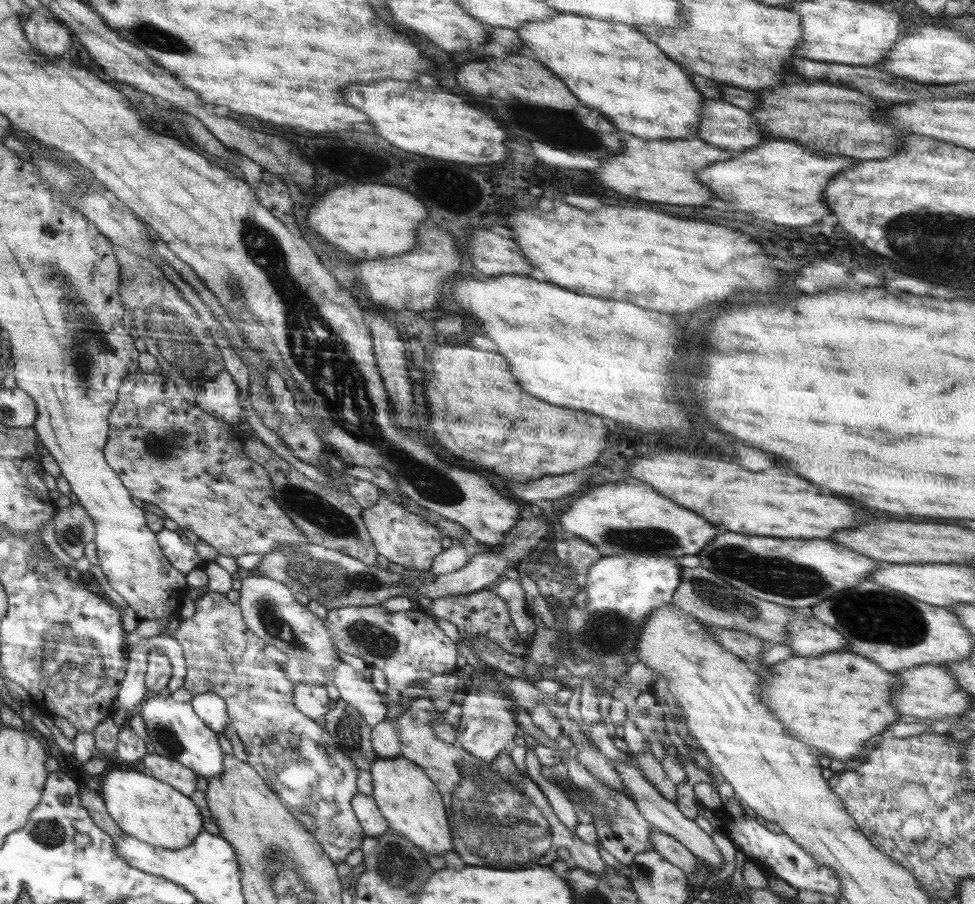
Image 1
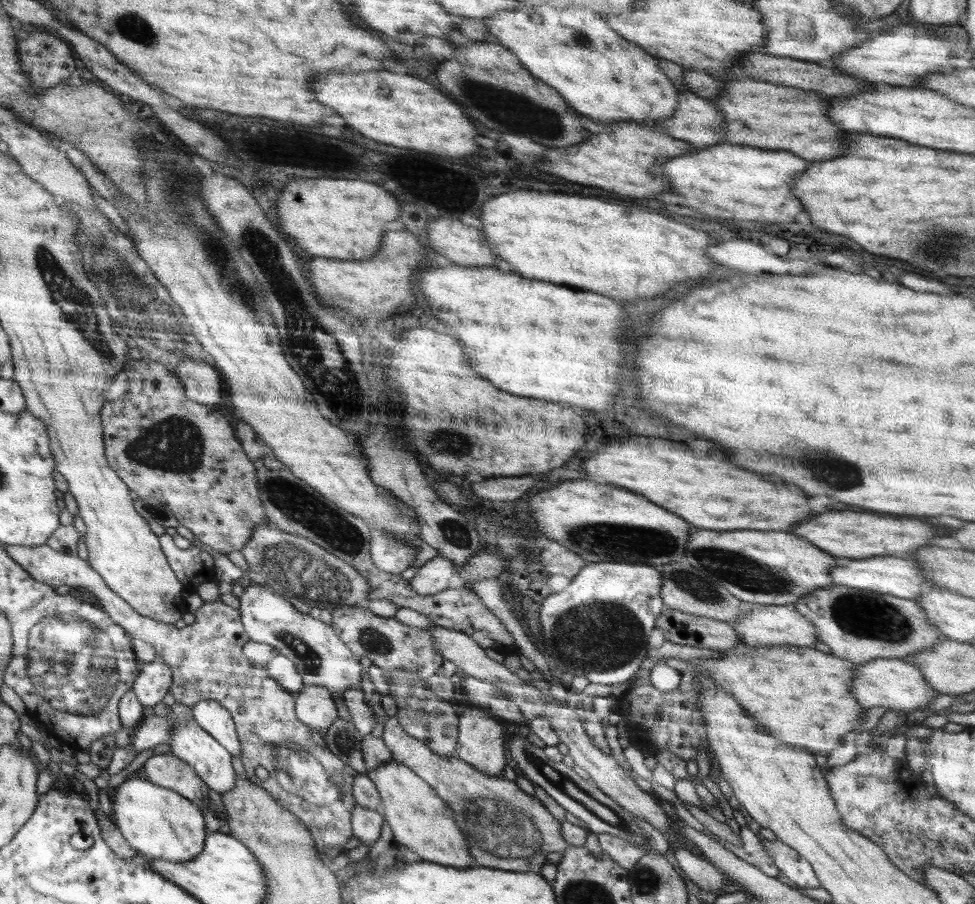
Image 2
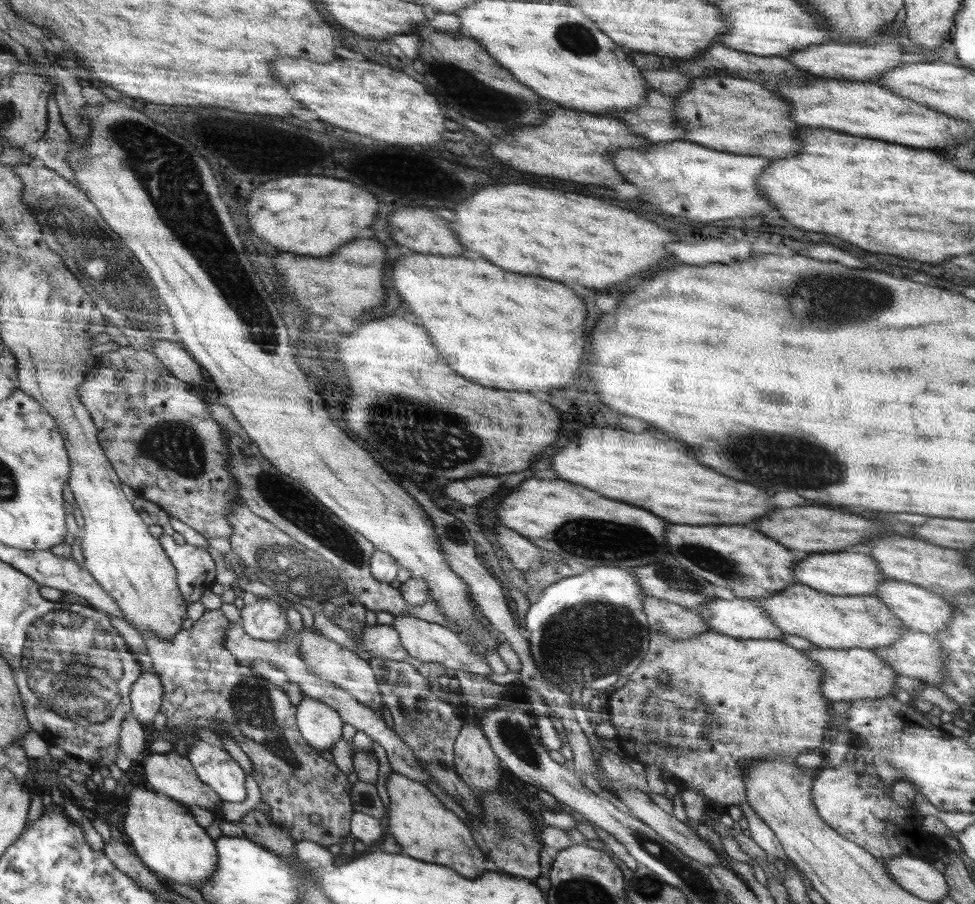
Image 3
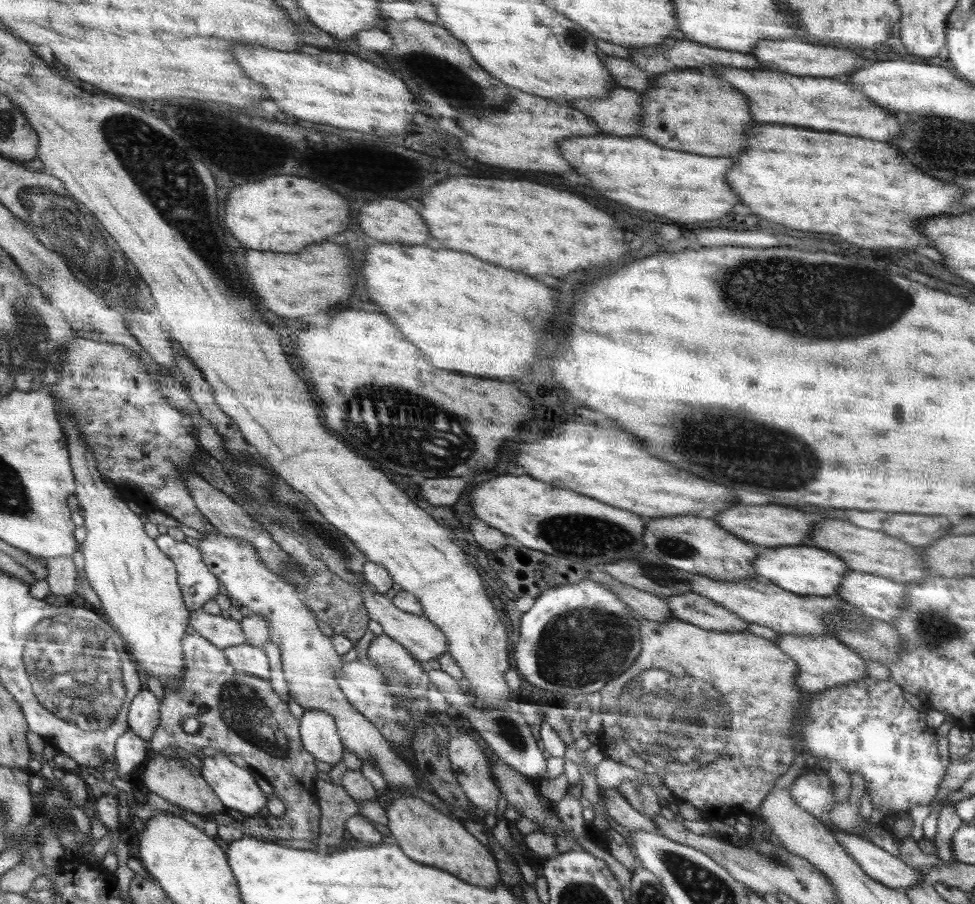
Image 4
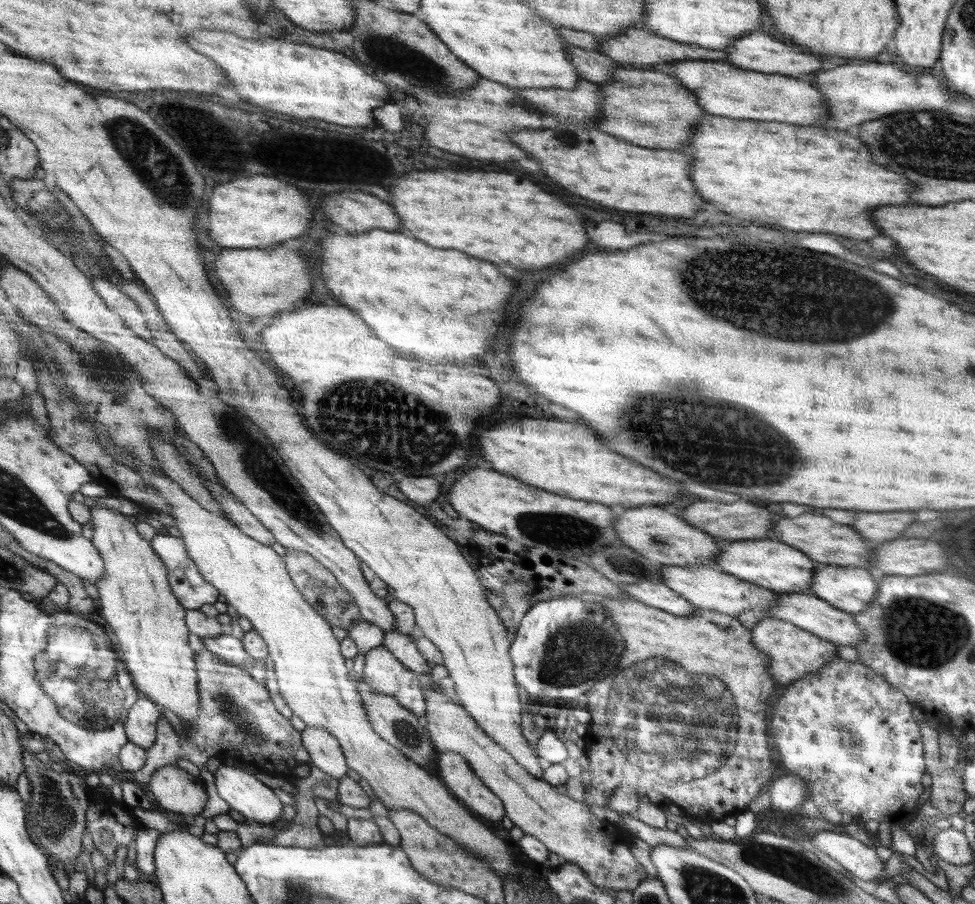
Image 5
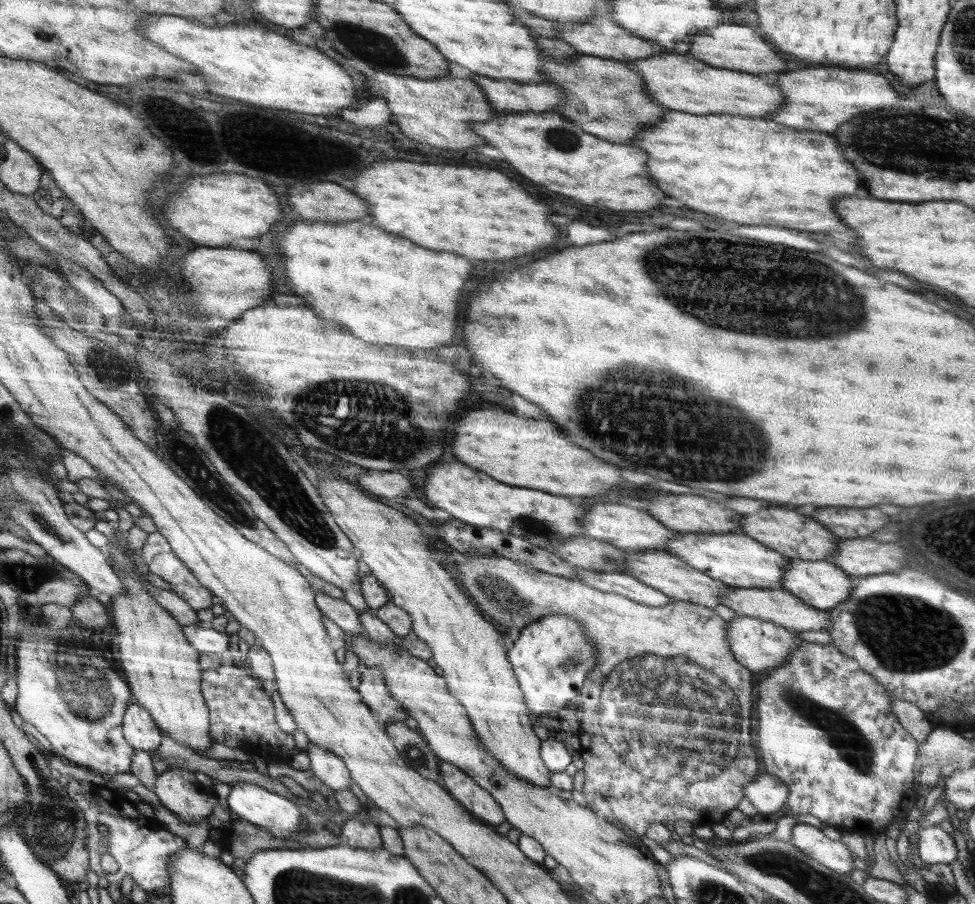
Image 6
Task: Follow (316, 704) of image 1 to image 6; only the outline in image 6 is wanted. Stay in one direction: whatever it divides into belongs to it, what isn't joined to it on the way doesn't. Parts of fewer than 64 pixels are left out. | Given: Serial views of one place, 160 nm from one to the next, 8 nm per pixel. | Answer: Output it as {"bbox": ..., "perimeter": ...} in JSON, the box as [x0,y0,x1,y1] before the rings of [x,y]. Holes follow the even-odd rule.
{"bbox":[308,743,352,789],"perimeter":[[[309,743],[308,757],[310,757],[310,768],[314,774],[329,787],[333,789],[348,788],[352,784],[351,774],[344,765],[344,762],[317,744]]]}

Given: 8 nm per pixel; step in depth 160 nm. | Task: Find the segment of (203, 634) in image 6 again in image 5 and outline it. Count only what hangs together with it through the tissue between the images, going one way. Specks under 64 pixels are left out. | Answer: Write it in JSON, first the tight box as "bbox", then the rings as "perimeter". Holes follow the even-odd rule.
{"bbox":[202,632,252,670],"perimeter":[[[225,632],[218,637],[204,638],[202,642],[205,650],[210,650],[227,664],[246,668],[247,670],[252,666],[252,664],[248,664],[249,655],[244,650],[241,641],[231,636],[229,632]]]}

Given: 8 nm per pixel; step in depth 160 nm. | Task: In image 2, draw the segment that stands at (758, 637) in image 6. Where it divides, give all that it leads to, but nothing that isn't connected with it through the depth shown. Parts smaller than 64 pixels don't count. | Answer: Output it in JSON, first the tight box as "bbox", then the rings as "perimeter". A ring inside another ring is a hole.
{"bbox":[850,659,937,713],"perimeter":[[[882,659],[868,663],[858,663],[854,670],[850,694],[856,697],[860,706],[868,710],[874,706],[883,706],[888,710],[903,710],[905,713],[914,711],[916,708],[929,707],[936,697],[937,691],[932,686],[927,686],[920,669],[904,659]]]}

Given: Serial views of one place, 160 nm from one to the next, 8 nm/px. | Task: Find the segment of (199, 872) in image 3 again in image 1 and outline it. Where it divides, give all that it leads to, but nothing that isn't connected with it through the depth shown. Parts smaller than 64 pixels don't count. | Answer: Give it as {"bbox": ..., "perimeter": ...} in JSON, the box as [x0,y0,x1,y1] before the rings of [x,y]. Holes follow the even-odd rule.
{"bbox":[100,763,202,850],"perimeter":[[[113,763],[100,780],[107,813],[127,835],[132,835],[152,846],[168,847],[170,850],[184,848],[199,836],[202,816],[196,804],[176,790],[171,783],[152,775],[134,770],[129,766]]]}

